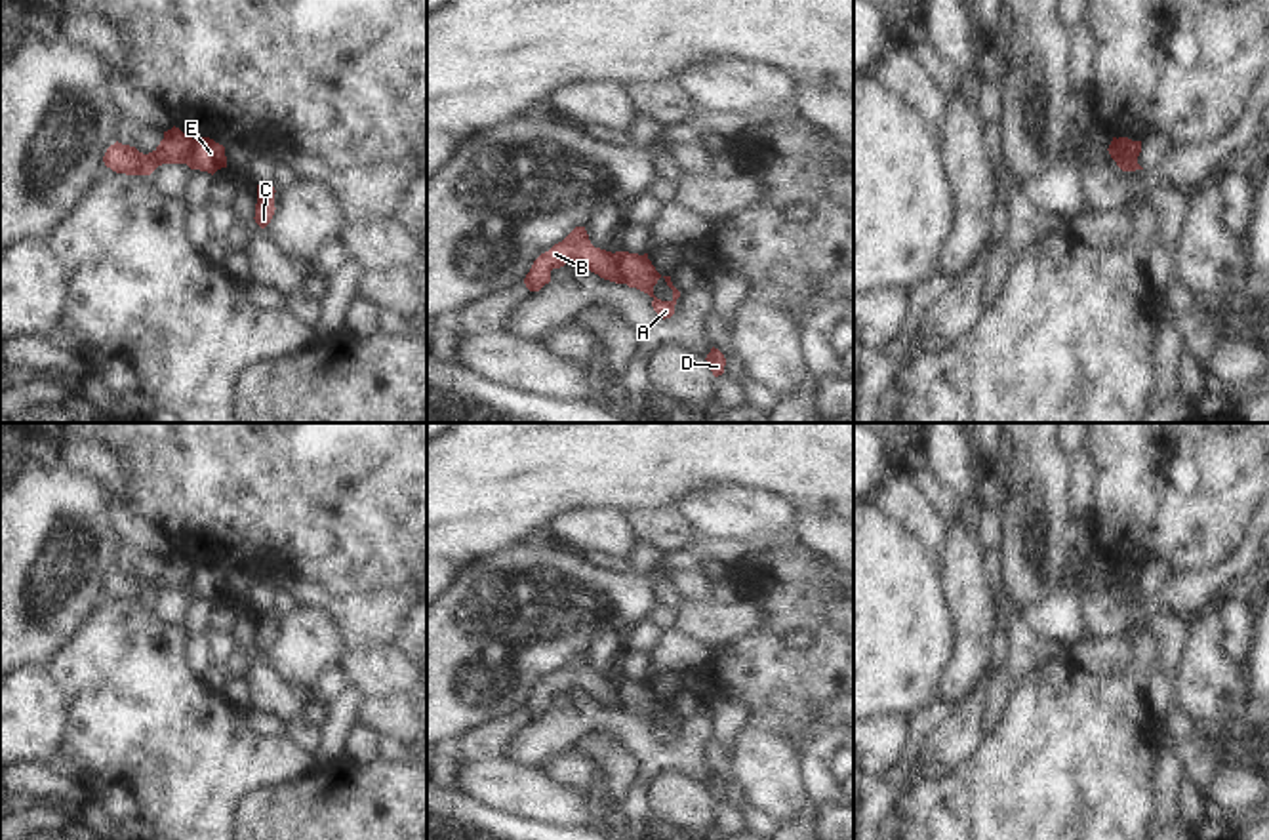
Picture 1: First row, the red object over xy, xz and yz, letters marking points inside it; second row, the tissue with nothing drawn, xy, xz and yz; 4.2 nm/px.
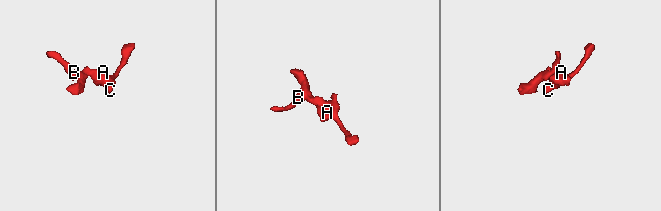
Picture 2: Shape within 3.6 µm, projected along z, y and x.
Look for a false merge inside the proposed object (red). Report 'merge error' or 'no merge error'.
merge error

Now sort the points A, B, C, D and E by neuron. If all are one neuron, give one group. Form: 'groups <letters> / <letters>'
groups A C D E / B

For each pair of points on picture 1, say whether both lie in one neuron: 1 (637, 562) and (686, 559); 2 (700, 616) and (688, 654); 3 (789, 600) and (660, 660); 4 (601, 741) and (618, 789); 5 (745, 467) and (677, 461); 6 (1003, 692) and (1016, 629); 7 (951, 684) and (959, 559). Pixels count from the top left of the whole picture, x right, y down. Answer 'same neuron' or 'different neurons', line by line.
1: different neurons
2: different neurons
3: different neurons
4: same neuron
5: same neuron
6: same neuron
7: same neuron

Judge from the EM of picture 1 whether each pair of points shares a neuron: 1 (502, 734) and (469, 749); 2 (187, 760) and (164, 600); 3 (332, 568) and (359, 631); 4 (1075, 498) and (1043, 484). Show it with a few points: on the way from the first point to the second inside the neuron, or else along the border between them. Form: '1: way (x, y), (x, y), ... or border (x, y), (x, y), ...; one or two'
1: way (494, 736), (488, 741), (477, 743); one
2: border (147, 602), (147, 608), (161, 621), (180, 629); two
3: border (300, 585), (315, 585), (332, 597), (387, 593); two
4: border (1071, 458), (1067, 513), (1075, 520); two

